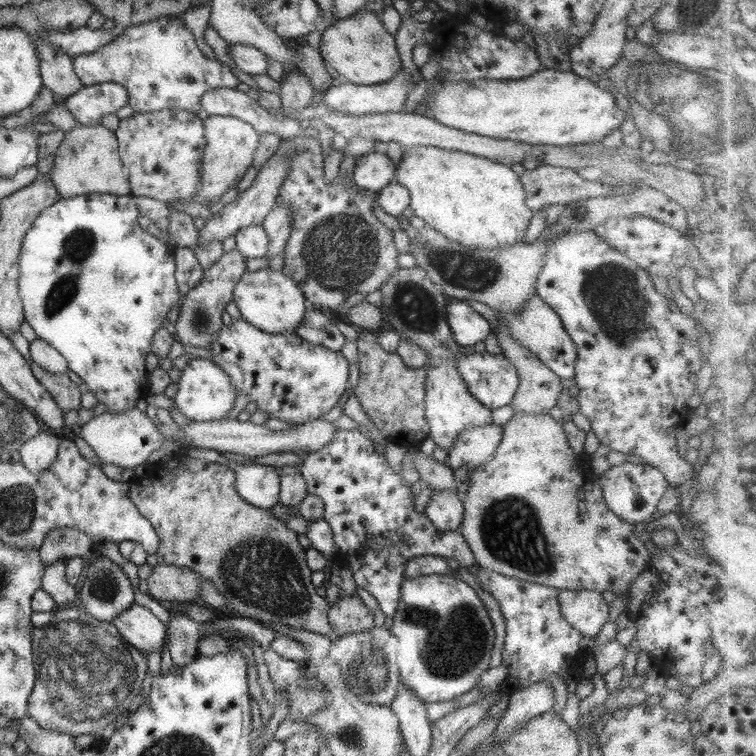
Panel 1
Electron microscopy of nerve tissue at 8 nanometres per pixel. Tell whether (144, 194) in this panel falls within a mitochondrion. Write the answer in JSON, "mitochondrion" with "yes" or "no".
{"mitochondrion":"no"}

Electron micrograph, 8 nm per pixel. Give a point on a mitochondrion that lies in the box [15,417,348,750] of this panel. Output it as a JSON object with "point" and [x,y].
{"point":[86,674]}

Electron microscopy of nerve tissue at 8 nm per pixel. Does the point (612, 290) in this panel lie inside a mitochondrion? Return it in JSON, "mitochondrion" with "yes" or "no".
{"mitochondrion":"yes"}

